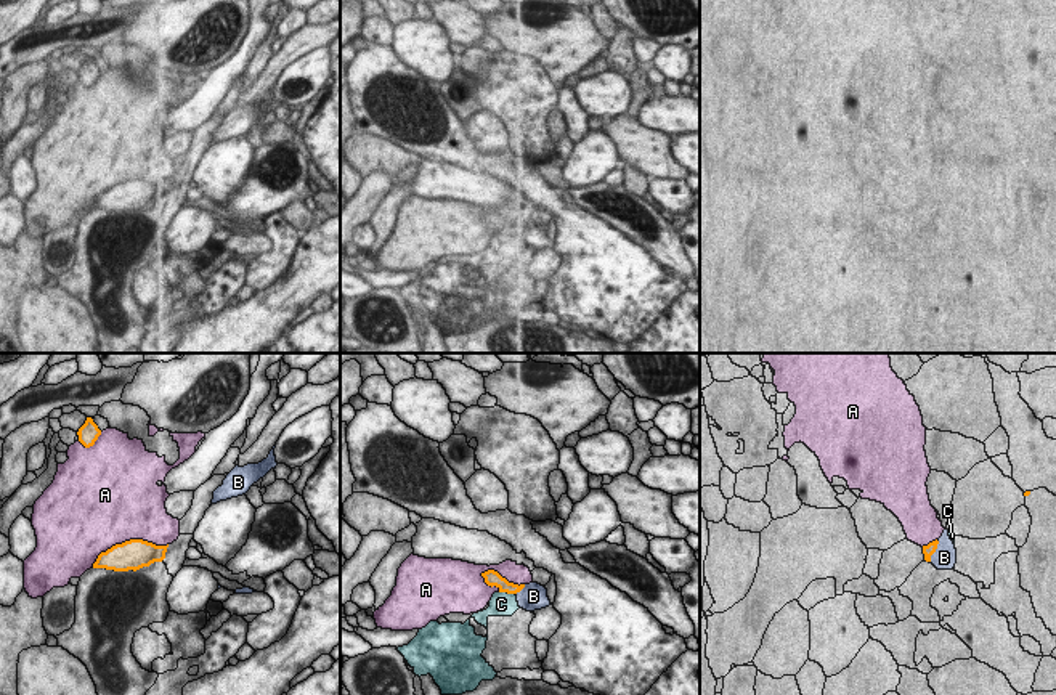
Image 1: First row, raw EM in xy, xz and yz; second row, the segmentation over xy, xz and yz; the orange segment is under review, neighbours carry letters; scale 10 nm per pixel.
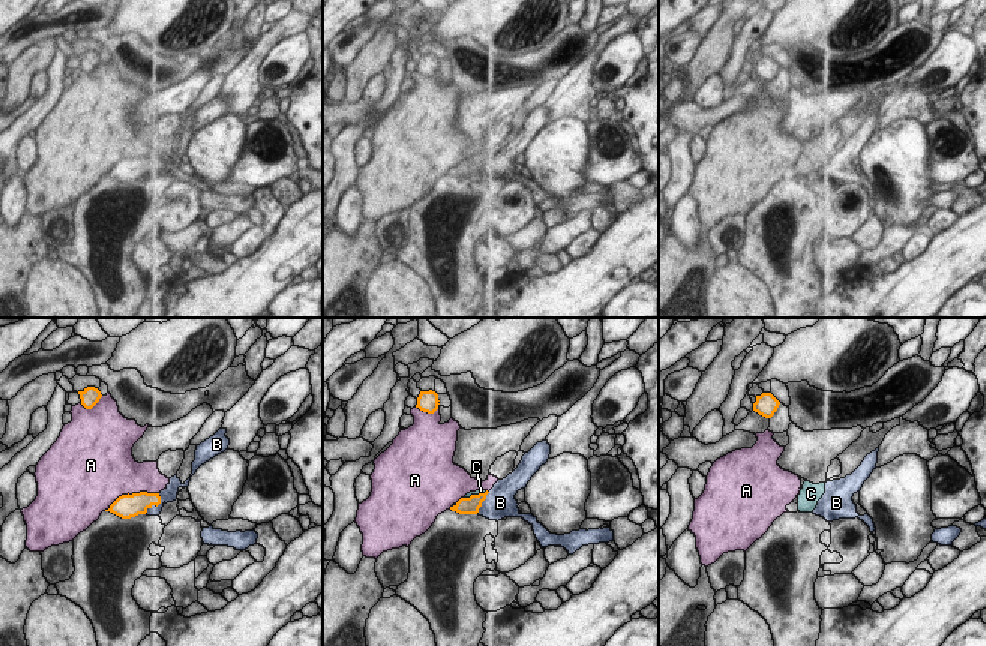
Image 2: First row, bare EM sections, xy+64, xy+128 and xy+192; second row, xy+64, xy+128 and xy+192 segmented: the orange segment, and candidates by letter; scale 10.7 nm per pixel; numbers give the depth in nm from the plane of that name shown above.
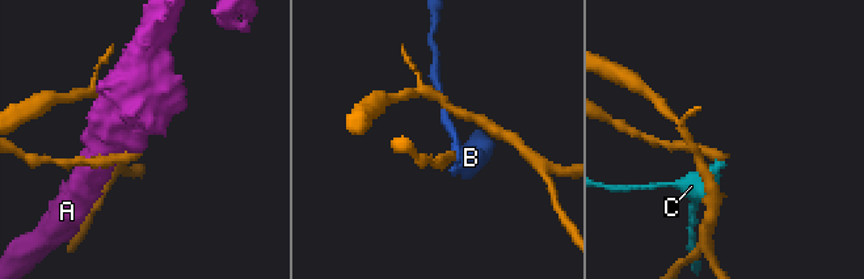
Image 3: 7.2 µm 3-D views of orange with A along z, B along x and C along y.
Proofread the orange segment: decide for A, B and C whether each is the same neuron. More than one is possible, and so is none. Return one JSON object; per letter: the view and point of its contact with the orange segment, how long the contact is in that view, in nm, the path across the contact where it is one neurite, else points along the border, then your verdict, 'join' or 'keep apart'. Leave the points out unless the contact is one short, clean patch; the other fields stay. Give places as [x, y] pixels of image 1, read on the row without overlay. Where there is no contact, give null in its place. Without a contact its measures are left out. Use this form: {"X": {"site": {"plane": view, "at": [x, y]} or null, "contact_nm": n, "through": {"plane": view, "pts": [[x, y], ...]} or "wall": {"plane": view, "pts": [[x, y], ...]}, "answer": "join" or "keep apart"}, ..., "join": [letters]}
{"A": {"site": {"plane": "xy", "at": [127, 182]}, "contact_nm": 800, "answer": "keep apart"}, "B": {"site": {"plane": "yz", "at": [934, 191]}, "contact_nm": 260, "through": {"plane": "yz", "pts": [[930, 190], [934, 191], [944, 198]]}, "answer": "join"}, "C": {"site": {"plane": "xz", "at": [507, 233]}, "contact_nm": 160, "wall": {"plane": "xz", "pts": [[499, 231], [514, 235]]}, "answer": "keep apart"}, "join": ["B"]}

